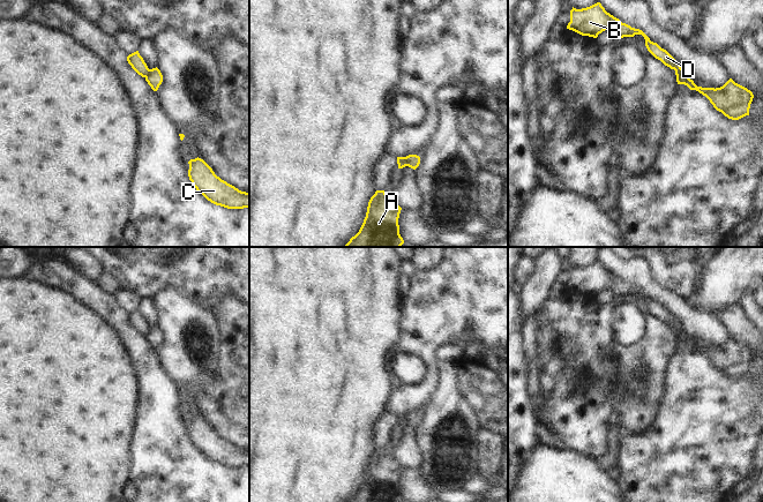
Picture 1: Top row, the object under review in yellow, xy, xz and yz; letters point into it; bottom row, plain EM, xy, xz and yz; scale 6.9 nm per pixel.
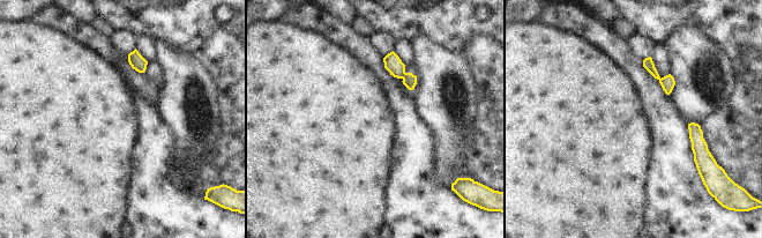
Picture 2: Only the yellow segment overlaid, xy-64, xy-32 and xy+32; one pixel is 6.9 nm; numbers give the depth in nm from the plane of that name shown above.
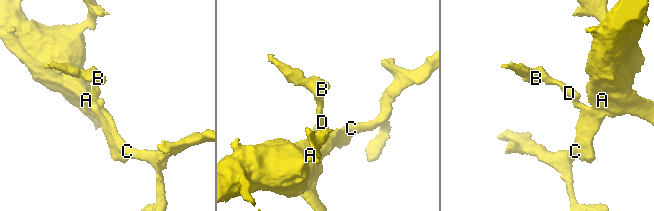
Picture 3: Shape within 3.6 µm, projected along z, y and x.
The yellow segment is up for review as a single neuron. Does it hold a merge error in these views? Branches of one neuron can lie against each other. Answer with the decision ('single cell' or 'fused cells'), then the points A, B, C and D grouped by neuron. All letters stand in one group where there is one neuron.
fused cells; A C / B D

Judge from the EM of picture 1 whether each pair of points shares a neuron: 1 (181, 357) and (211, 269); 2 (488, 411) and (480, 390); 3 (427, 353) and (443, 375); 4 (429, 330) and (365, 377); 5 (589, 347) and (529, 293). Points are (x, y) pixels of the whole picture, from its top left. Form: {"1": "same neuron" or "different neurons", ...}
{"1": "different neurons", "2": "same neuron", "3": "different neurons", "4": "different neurons", "5": "different neurons"}

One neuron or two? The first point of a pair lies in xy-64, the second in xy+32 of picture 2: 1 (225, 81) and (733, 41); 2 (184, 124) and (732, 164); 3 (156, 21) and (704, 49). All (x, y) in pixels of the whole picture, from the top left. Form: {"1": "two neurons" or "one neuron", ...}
{"1": "two neurons", "2": "two neurons", "3": "two neurons"}

